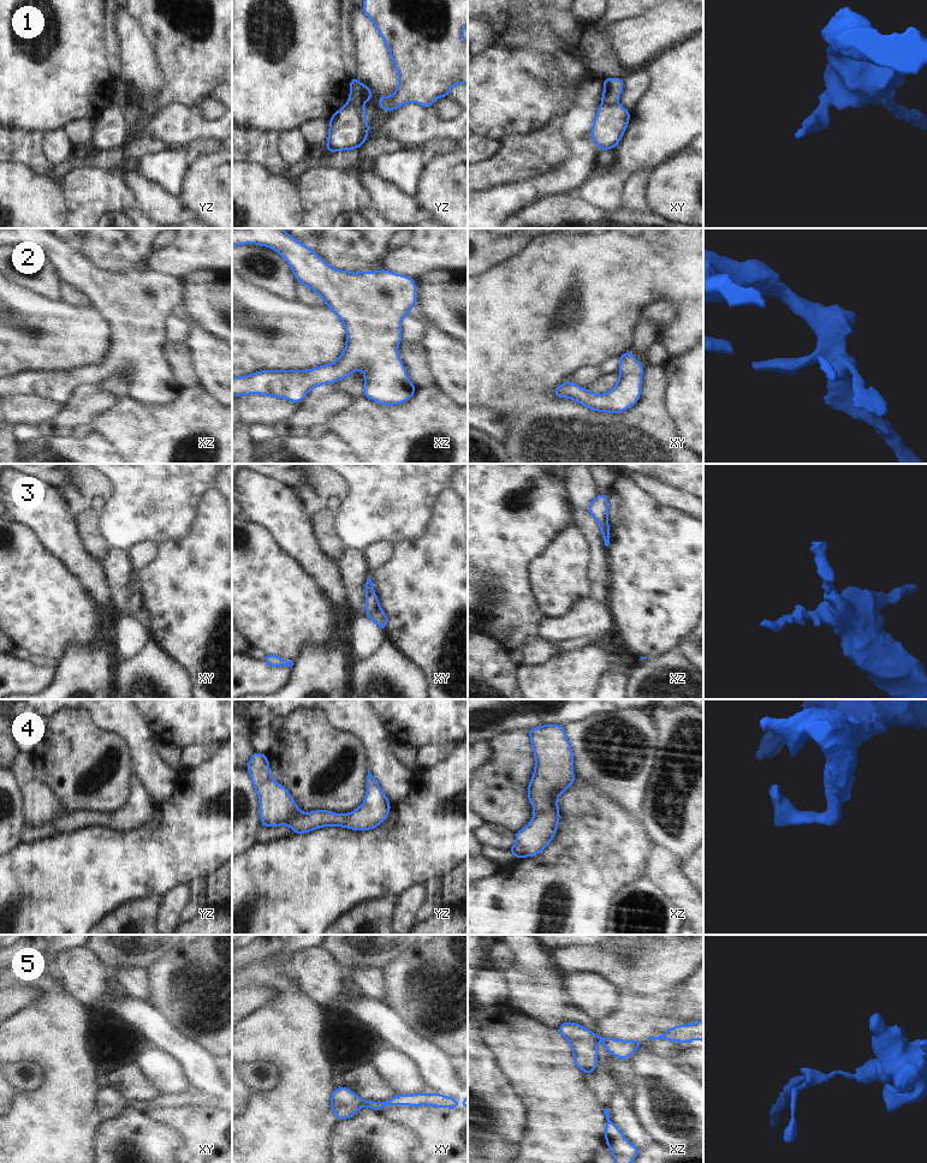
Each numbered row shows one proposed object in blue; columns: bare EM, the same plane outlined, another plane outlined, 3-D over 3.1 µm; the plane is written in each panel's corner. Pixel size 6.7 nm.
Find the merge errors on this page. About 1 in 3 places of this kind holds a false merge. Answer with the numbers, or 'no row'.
1, 3

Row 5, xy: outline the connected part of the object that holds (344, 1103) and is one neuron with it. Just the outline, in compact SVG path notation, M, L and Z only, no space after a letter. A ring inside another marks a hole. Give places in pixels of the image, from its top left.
M347 1087L334 1089L331 1097L331 1107L339 1121L351 1119L361 1108L369 1107L373 1110L382 1110L386 1105L429 1105L436 1108L457 1109L458 1101L453 1097L445 1097L440 1093L433 1092L430 1095L412 1093L397 1095L387 1102L375 1102L361 1099Z

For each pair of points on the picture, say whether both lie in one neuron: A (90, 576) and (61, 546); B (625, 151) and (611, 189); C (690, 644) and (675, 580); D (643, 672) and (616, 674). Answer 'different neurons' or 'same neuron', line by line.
A: same neuron
B: different neurons
C: different neurons
D: different neurons

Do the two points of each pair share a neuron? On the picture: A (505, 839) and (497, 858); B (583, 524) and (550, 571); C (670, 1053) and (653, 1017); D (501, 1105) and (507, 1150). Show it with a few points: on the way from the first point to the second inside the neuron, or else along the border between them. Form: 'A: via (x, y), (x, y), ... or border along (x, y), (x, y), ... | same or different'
A: border along (483, 846), (507, 850) | different
B: border along (571, 524), (582, 535), (589, 558) | different
C: via (658, 1047), (652, 1045), (646, 1039), (646, 1029) | same
D: border along (481, 1127), (494, 1131), (501, 1138), (517, 1146) | different

